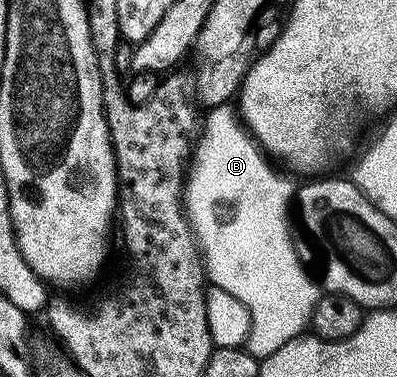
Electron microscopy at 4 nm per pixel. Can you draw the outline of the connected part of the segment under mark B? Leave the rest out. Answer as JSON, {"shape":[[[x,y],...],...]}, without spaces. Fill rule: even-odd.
{"shape":[[[227,104],[225,106],[213,107],[207,114],[210,115],[204,118],[200,137],[193,147],[192,161],[189,163],[188,173],[185,175],[184,205],[186,207],[186,219],[189,220],[190,226],[194,230],[194,241],[198,244],[200,257],[206,267],[209,281],[217,289],[236,296],[236,300],[240,300],[240,304],[244,304],[244,308],[248,308],[248,312],[250,313],[250,341],[248,343],[250,355],[259,360],[265,360],[271,358],[280,348],[290,343],[292,339],[299,338],[305,333],[304,328],[306,326],[307,329],[313,323],[316,304],[319,303],[322,297],[321,287],[310,277],[299,260],[296,240],[292,231],[292,207],[297,197],[298,184],[295,184],[292,179],[286,176],[283,177],[274,170],[275,163],[267,157],[262,147],[254,141],[250,131],[246,129],[233,105]]]}

